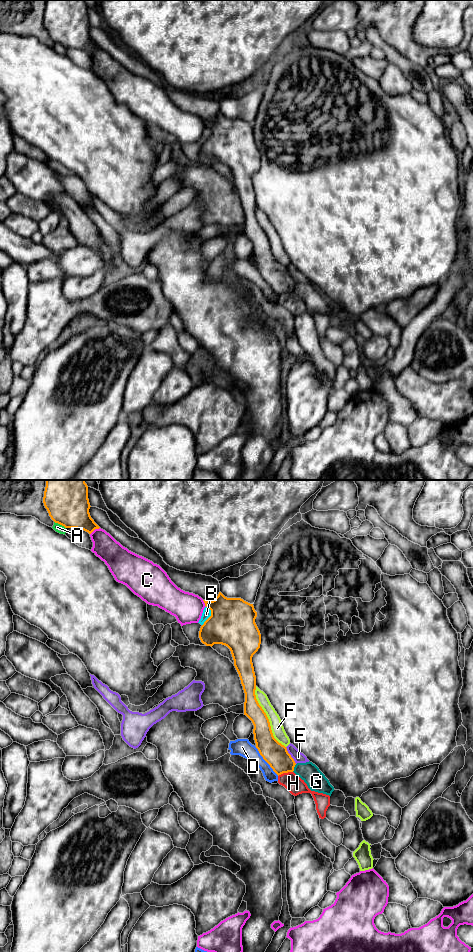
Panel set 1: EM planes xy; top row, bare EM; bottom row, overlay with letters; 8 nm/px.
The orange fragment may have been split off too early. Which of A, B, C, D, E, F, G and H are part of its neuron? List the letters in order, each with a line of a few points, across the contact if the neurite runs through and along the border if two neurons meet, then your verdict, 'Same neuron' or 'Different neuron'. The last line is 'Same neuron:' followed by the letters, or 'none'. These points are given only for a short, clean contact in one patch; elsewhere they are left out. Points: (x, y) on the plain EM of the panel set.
A: Different neuron
B: Line: xy (207, 126), (210, 130), (210, 136), (202, 145). Different neuron
C: Different neuron
D: Line: xy (255, 267), (262, 278), (278, 295). Different neuron
E: Line: xy (285, 267), (296, 283). Different neuron
F: Different neuron
G: Line: xy (296, 284), (292, 291). Different neuron
H: Different neuron
Same neuron: none

